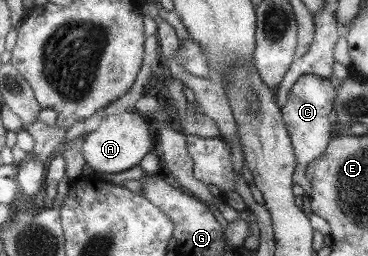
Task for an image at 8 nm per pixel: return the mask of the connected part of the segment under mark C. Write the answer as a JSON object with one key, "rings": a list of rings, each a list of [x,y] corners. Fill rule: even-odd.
{"rings":[[[304,74],[289,91],[287,103],[282,108],[285,126],[288,127],[297,155],[297,170],[293,178],[303,187],[305,195],[312,193],[312,182],[307,175],[309,164],[325,153],[327,144],[331,140],[329,114],[333,110],[333,101],[335,101],[335,90],[329,84],[329,80],[314,74]]]}

